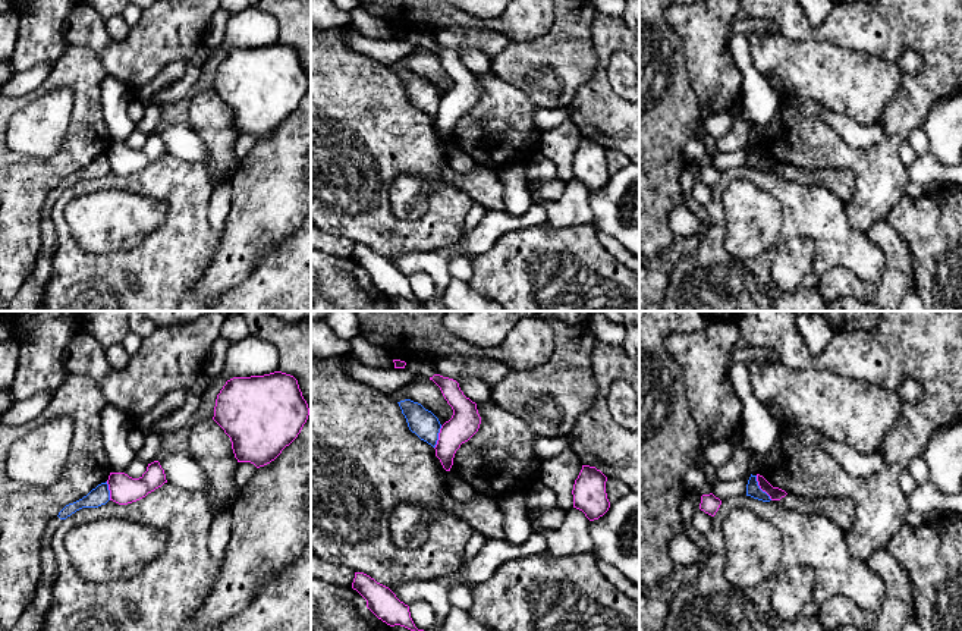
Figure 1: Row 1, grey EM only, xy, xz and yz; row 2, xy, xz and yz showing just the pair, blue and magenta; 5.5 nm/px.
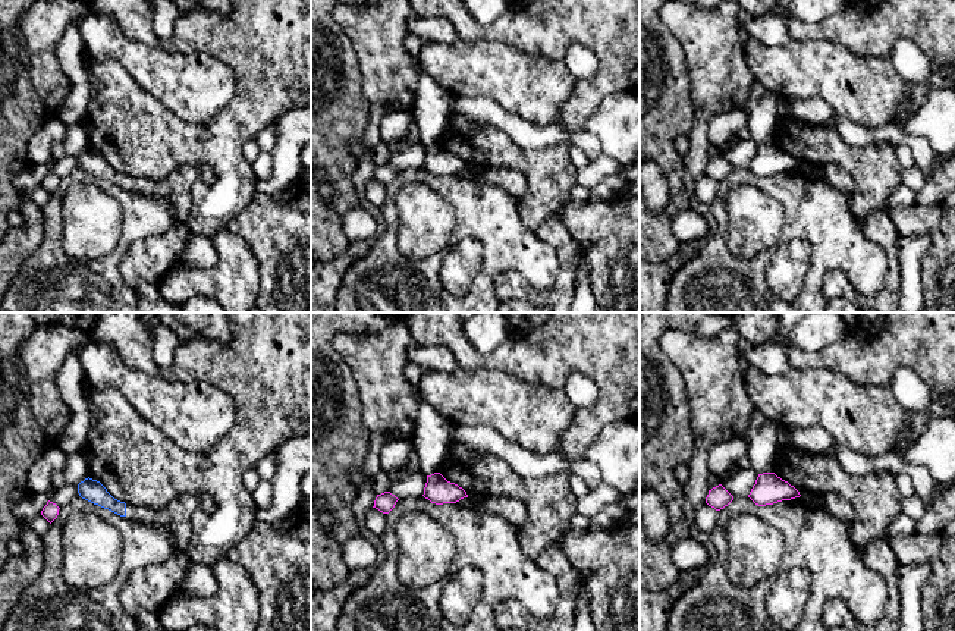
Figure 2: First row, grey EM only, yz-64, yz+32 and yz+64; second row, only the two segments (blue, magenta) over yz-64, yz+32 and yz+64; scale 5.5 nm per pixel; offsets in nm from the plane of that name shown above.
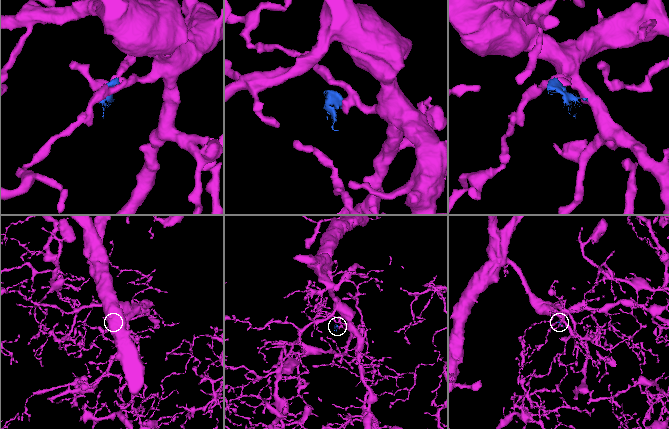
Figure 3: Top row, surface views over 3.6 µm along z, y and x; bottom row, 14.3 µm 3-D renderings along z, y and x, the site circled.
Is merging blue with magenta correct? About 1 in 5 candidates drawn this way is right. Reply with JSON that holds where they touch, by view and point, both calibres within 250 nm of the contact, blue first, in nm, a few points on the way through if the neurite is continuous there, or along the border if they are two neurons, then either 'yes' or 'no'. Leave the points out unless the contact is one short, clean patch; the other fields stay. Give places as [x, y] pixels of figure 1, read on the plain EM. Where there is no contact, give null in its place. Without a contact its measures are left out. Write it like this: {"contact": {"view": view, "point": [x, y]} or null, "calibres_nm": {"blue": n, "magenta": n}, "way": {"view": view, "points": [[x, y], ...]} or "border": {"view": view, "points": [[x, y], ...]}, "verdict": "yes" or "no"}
{"contact": {"view": "yz", "point": [758, 159]}, "calibres_nm": {"blue": 80, "magenta": 70}, "border": {"view": "yz", "points": [[755, 147], [757, 156], [772, 170]]}, "verdict": "no"}

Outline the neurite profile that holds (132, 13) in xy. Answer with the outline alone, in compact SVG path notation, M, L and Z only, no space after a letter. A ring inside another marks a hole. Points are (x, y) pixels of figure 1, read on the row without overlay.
M129 3L122 13L123 19L131 28L138 23L138 21L141 19L141 15L142 15L142 10L133 3Z

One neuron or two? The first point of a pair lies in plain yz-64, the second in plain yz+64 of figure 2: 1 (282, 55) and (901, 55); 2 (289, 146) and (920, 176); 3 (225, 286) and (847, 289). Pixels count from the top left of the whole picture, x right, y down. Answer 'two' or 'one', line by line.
1: two
2: two
3: one

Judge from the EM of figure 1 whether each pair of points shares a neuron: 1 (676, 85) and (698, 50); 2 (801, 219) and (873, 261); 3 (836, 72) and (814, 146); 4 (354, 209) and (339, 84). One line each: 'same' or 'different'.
1: different
2: same
3: different
4: same

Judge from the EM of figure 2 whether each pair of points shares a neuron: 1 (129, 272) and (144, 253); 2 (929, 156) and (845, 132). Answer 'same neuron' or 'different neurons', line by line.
1: same neuron
2: same neuron

